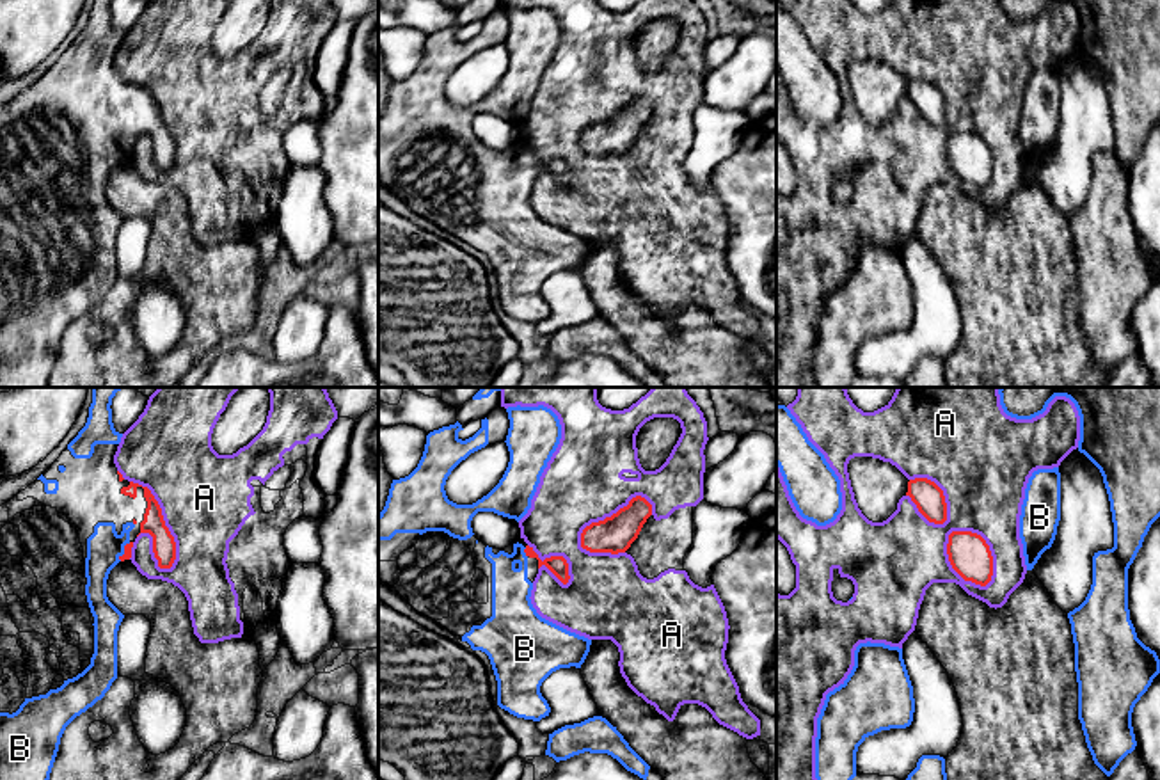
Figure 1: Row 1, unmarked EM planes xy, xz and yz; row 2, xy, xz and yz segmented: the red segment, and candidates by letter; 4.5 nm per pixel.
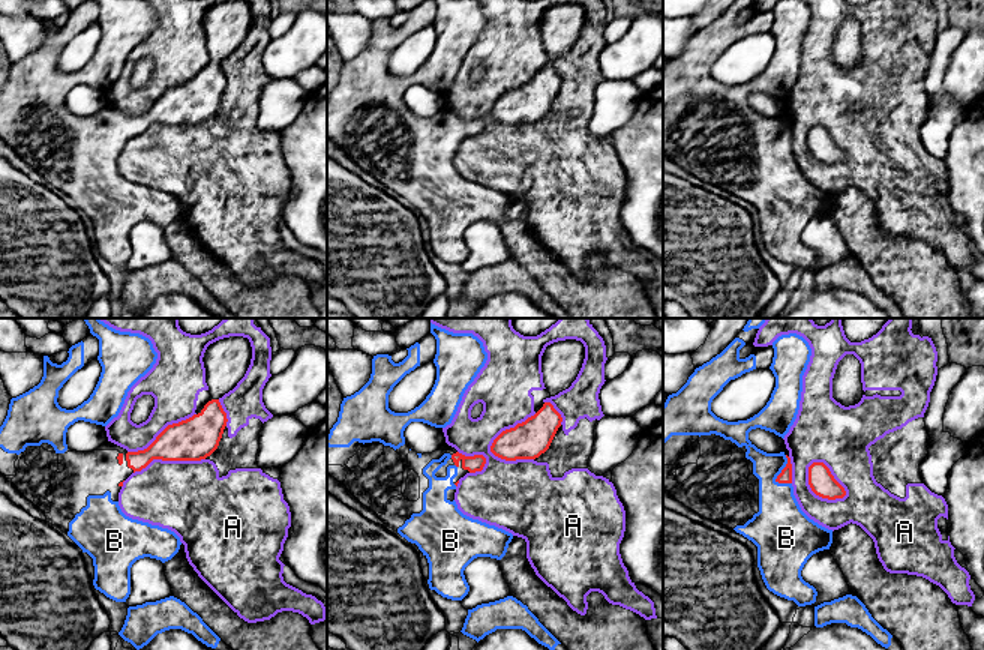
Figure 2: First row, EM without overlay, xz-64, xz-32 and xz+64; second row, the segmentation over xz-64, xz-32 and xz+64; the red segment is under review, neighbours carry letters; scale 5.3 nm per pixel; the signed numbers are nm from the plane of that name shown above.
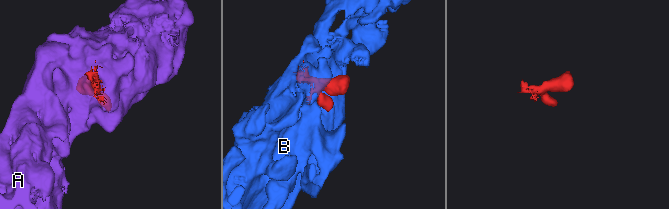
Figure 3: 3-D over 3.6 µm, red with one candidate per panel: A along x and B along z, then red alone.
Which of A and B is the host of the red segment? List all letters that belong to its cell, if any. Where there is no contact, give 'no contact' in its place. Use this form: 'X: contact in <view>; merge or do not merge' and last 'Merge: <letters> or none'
A: contact in xy; do not merge
B: contact in xz; merge
Merge: B

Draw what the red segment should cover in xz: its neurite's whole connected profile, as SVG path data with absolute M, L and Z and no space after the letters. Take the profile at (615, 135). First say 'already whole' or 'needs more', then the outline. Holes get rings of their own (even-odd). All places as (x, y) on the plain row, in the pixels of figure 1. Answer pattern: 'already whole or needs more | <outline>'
already whole | M636 98L611 119L586 128L581 135L581 149L590 155L625 155L650 117L652 107Z

